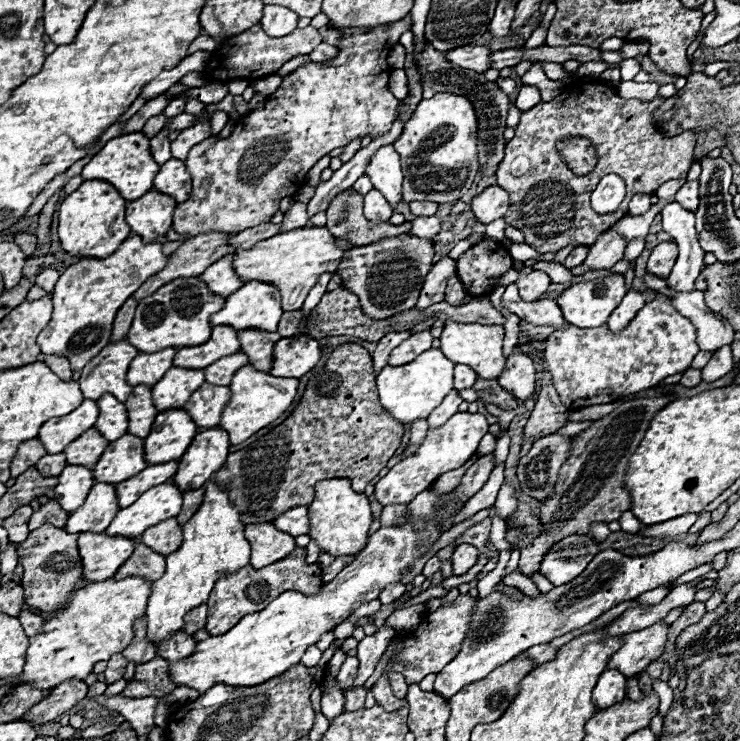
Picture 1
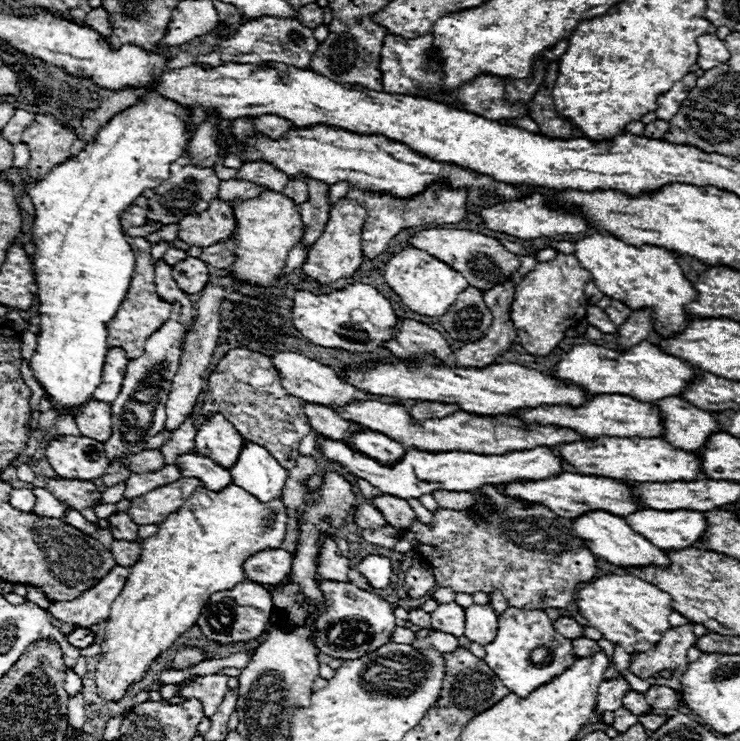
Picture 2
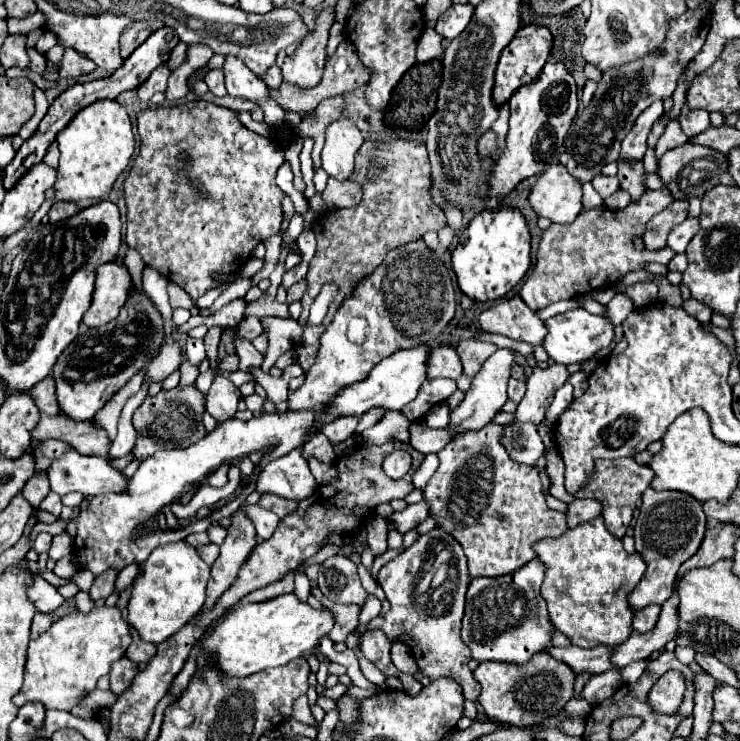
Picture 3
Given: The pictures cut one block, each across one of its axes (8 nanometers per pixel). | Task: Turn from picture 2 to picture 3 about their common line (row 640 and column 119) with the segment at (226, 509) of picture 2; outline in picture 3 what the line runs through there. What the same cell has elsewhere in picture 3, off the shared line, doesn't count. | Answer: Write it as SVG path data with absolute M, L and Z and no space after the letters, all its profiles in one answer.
M96 100L82 108L74 120L56 136L58 148L60 148L60 166L58 166L58 178L56 178L56 196L51 200L45 200L34 216L28 220L26 226L16 234L10 236L4 244L2 256L18 246L28 233L40 225L42 218L48 214L53 204L58 201L98 200L106 196L112 190L112 184L116 178L126 170L132 152L134 152L134 134L132 134L132 122L128 112L116 102L116 100Z

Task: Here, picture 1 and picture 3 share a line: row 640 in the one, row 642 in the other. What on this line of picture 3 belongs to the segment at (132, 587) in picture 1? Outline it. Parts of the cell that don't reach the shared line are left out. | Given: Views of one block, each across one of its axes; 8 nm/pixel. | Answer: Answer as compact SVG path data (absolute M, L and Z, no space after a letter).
M96 606L90 614L82 614L78 610L66 614L56 620L48 632L36 640L30 640L28 660L24 666L24 684L14 696L14 704L24 706L26 702L40 702L44 708L70 710L96 688L98 678L110 672L112 662L124 658L130 642L128 622L116 606Z

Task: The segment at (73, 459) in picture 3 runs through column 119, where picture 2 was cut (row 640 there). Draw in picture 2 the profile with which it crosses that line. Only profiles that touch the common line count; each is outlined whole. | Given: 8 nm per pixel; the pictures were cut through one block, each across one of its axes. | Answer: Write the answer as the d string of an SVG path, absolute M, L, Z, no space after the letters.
M472 604L470 608L466 608L466 634L464 636L470 642L486 646L488 642L496 638L496 630L498 630L498 616L490 608L490 604L488 606Z

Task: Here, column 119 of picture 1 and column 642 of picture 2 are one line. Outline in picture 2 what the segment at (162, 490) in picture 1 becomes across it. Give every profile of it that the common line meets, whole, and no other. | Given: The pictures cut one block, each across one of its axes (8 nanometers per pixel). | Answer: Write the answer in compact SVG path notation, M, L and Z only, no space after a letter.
M640 510L632 516L626 518L626 522L632 526L632 530L636 530L638 534L644 534L644 538L648 538L648 542L656 542L656 546L660 546L660 550L686 550L686 548L696 548L698 542L702 540L708 522L706 516L694 510Z

